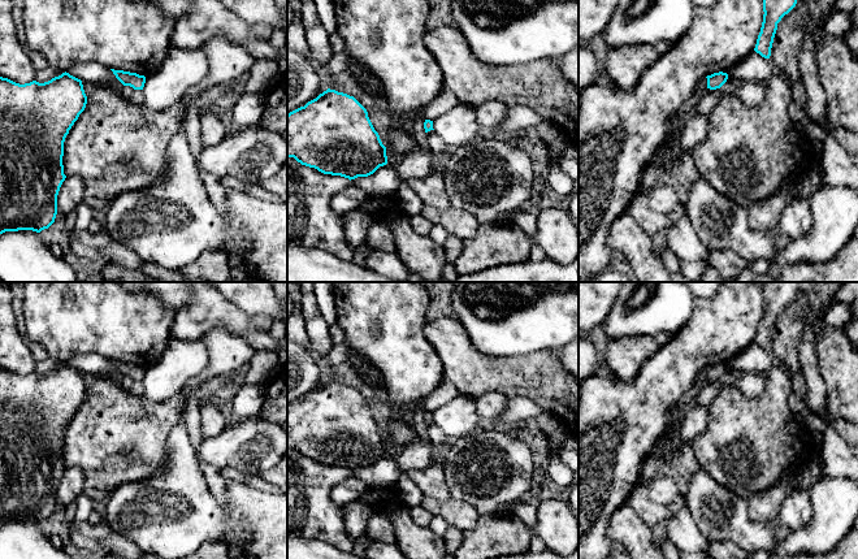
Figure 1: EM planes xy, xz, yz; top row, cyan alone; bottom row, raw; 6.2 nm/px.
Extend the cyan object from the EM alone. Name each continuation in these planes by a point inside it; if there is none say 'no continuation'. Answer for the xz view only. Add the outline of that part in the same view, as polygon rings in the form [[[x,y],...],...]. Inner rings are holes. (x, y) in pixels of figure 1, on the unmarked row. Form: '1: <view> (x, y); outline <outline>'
no continuation

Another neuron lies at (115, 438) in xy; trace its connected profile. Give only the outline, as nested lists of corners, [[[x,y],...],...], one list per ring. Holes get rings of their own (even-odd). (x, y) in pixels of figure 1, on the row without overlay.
[[[100,376],[87,389],[84,402],[64,433],[64,465],[81,468],[83,493],[92,500],[109,497],[118,486],[142,481],[159,472],[165,463],[166,439],[185,415],[187,395],[179,393],[165,402],[153,403],[134,396],[112,377]]]

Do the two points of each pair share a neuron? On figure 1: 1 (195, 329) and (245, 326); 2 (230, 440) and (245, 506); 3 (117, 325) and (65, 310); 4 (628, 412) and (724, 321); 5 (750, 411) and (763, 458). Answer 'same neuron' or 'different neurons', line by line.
1: same neuron
2: different neurons
3: same neuron
4: same neuron
5: same neuron

